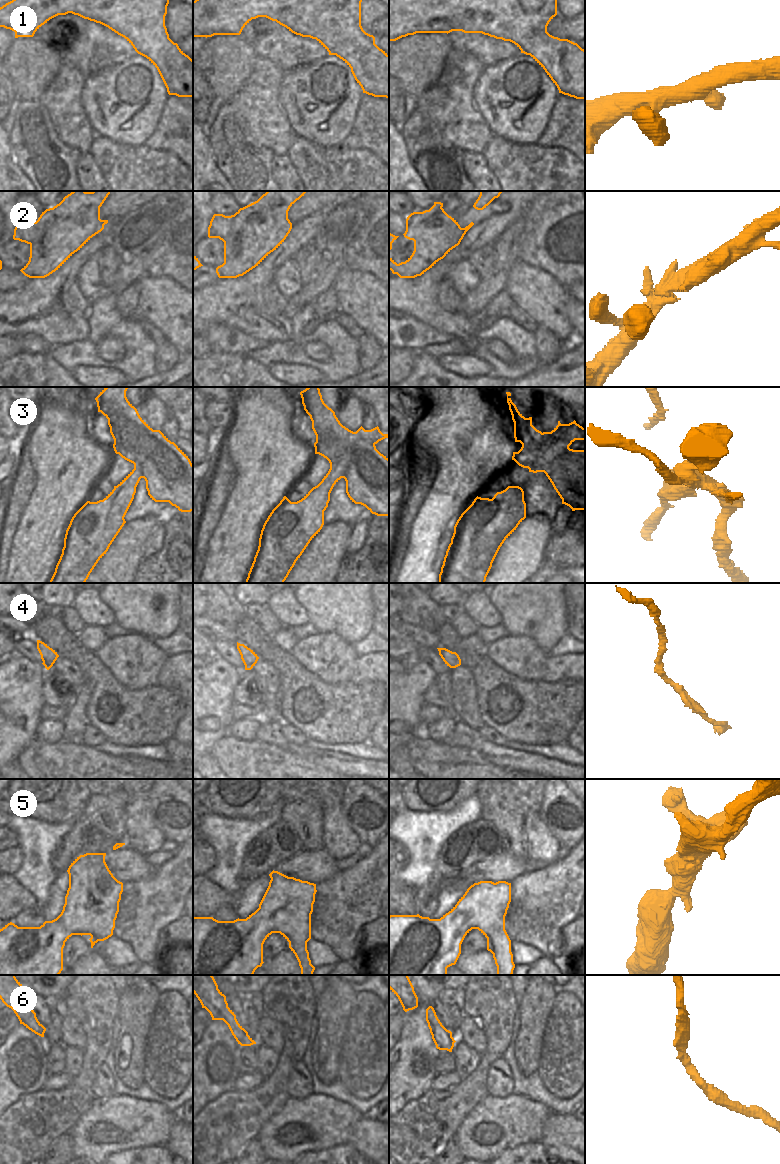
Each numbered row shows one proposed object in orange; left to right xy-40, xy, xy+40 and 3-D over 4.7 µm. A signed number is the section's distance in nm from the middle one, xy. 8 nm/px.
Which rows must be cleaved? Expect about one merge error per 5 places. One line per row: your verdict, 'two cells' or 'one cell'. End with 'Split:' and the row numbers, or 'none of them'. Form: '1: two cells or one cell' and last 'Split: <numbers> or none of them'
1: one cell
2: one cell
3: two cells
4: one cell
5: one cell
6: one cell
Split: 3

